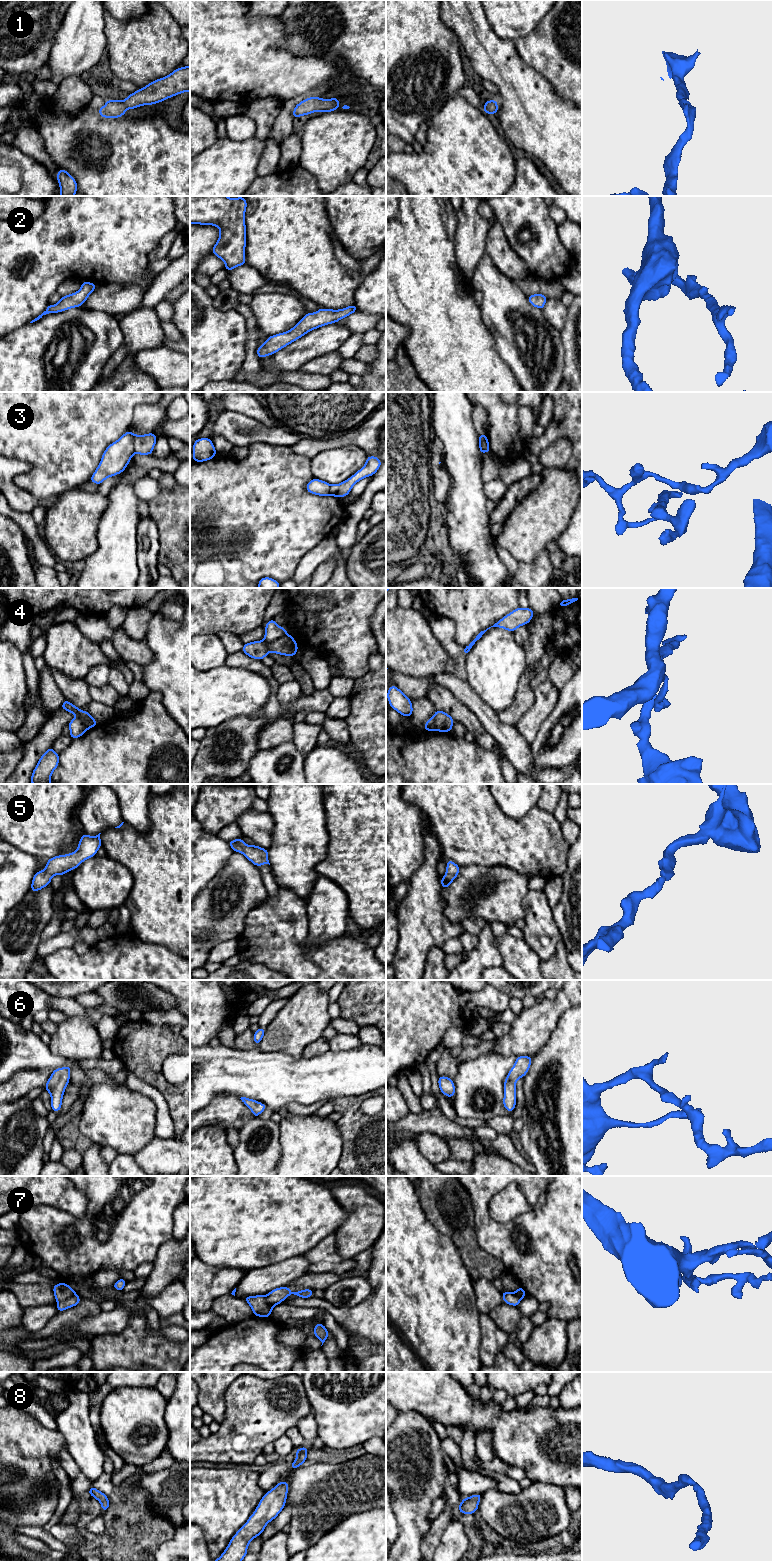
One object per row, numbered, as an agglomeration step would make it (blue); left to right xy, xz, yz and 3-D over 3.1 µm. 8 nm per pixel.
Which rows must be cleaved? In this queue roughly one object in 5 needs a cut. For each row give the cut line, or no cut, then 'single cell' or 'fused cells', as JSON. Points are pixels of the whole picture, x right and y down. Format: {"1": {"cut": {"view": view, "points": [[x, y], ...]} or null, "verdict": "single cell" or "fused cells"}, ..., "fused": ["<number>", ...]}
{"1": {"cut": null, "verdict": "single cell"}, "2": {"cut": null, "verdict": "single cell"}, "3": {"cut": {"view": "xy", "points": [[136, 435], [134, 439], [134, 452]]}, "verdict": "fused cells"}, "4": {"cut": {"view": "xz", "points": [[285, 632], [273, 641], [265, 641]]}, "verdict": "fused cells"}, "5": {"cut": null, "verdict": "single cell"}, "6": {"cut": null, "verdict": "single cell"}, "7": {"cut": null, "verdict": "single cell"}, "8": {"cut": null, "verdict": "single cell"}, "fused": ["3", "4"]}

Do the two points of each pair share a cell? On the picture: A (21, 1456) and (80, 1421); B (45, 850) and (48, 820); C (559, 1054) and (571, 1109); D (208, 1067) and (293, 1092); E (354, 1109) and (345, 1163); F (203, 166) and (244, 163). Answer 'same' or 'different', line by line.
A: different
B: same
C: same
D: same
E: same
F: same

